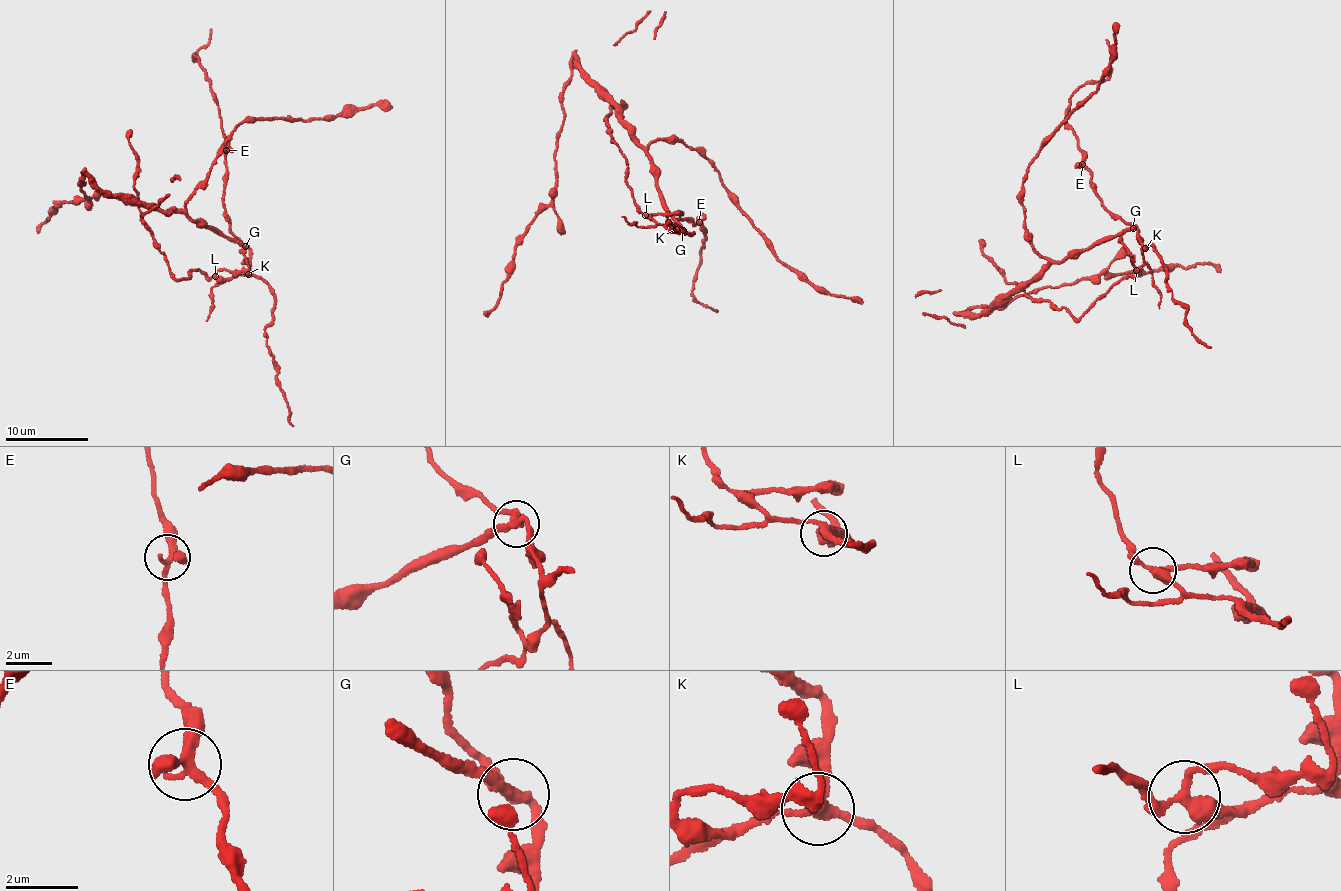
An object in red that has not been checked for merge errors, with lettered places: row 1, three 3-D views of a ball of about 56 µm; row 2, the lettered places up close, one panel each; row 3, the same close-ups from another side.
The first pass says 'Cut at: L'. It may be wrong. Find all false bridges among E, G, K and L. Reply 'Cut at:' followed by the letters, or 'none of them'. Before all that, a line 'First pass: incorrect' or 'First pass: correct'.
First pass: incorrect
Cut at: G, L

